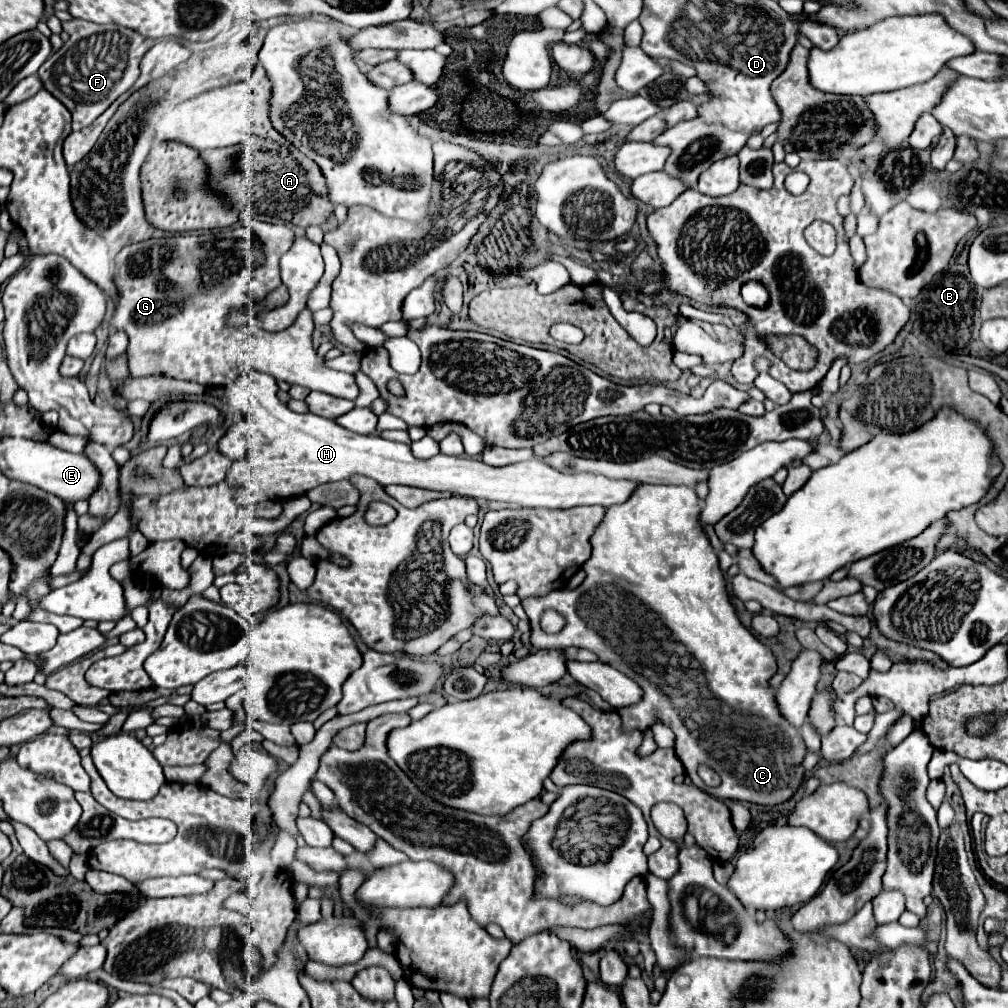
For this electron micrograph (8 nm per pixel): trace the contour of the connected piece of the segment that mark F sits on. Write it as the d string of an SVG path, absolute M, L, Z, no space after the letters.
M66 20L62 22L62 30L68 32L70 38L60 50L54 50L50 58L46 58L38 70L38 78L42 86L72 112L72 130L82 130L134 84L138 78L138 62L154 40L124 26L100 26L86 20Z

